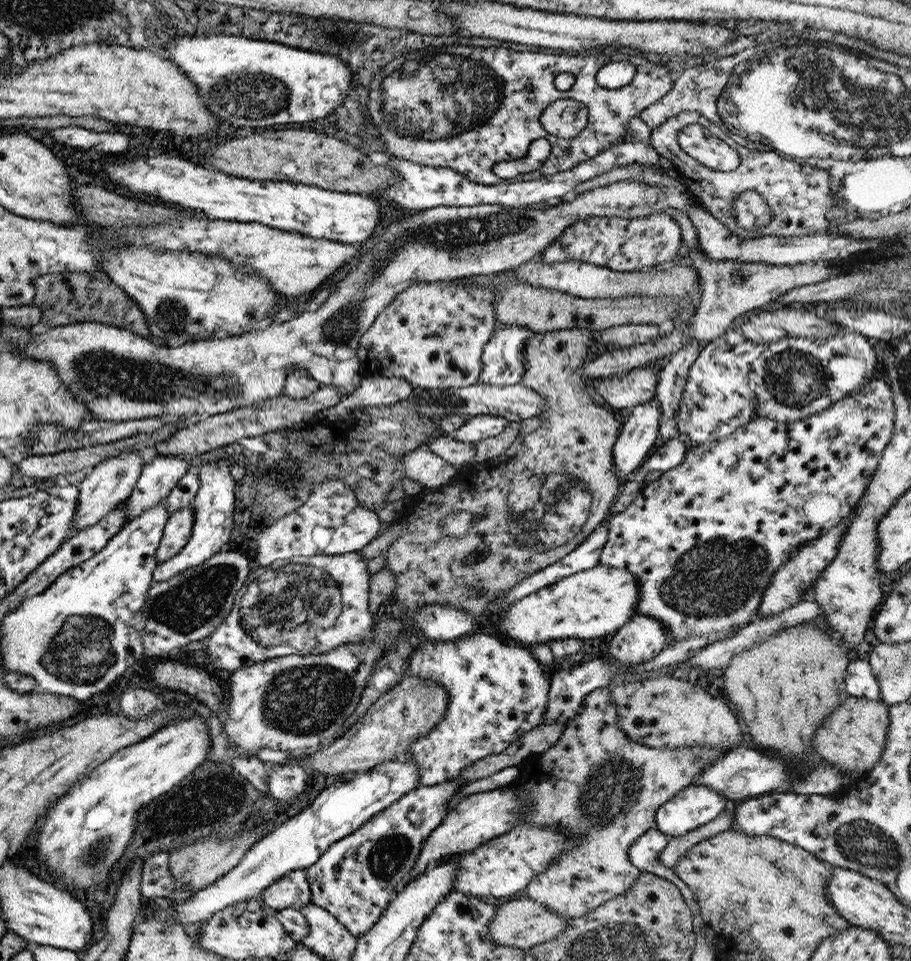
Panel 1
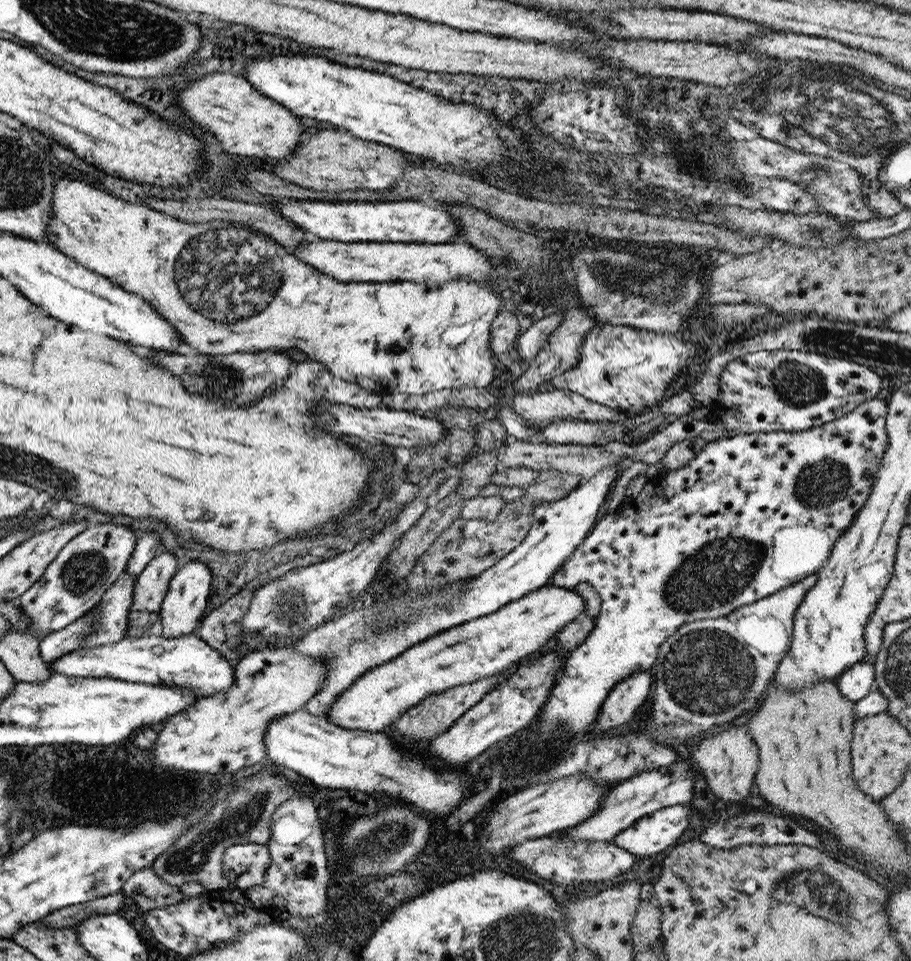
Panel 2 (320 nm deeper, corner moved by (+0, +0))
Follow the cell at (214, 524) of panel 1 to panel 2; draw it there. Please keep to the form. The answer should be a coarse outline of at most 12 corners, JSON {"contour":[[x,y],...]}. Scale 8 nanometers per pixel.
{"contour":[[189,561],[169,581],[155,632],[190,634],[207,608],[211,573]]}

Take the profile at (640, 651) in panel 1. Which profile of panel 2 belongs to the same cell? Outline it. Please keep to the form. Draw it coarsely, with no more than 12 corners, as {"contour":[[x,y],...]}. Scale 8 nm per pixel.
{"contour":[[646,670],[628,674],[600,704],[595,732],[631,720],[647,698]]}

